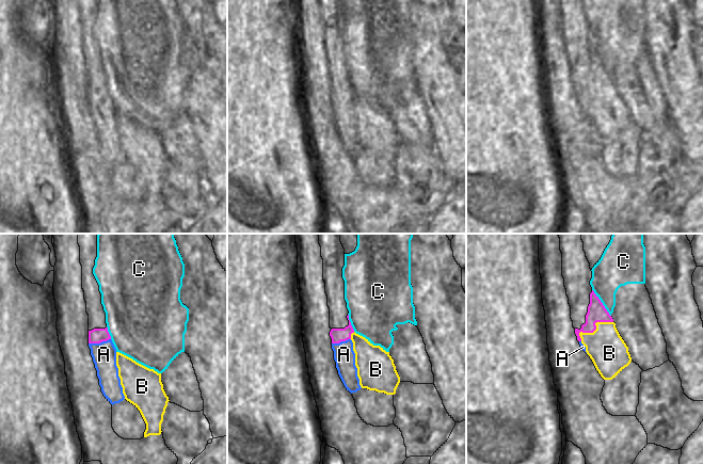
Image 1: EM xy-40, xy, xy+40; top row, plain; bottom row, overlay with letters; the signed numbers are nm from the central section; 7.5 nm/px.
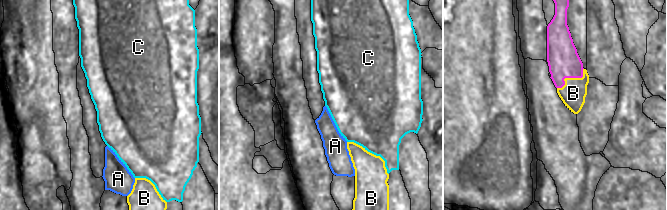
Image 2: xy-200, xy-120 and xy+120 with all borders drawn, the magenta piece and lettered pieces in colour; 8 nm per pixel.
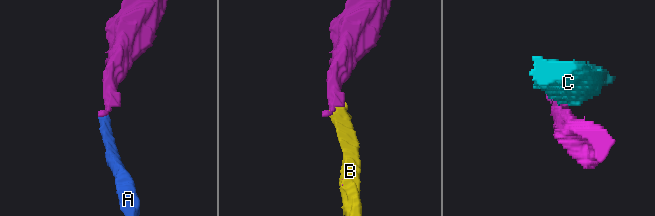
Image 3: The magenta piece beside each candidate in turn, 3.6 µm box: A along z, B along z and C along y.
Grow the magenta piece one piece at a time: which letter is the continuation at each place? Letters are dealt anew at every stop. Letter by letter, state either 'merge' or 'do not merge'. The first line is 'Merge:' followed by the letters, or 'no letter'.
Merge: B
A: do not merge
B: merge
C: do not merge

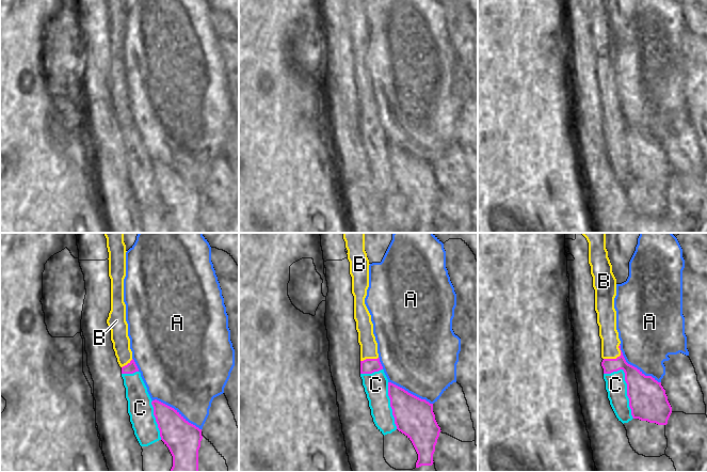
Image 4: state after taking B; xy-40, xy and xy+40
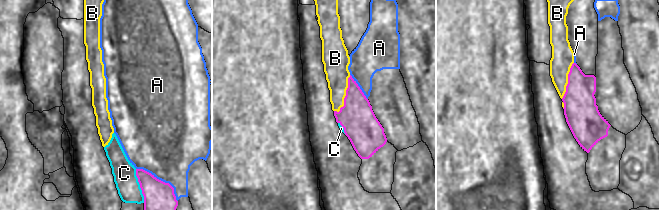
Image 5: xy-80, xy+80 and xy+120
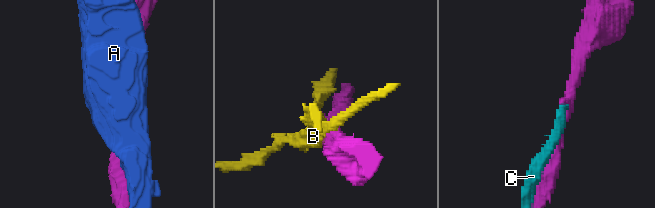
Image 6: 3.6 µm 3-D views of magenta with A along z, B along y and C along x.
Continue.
Merge: no letter
A: do not merge
B: do not merge
C: do not merge

